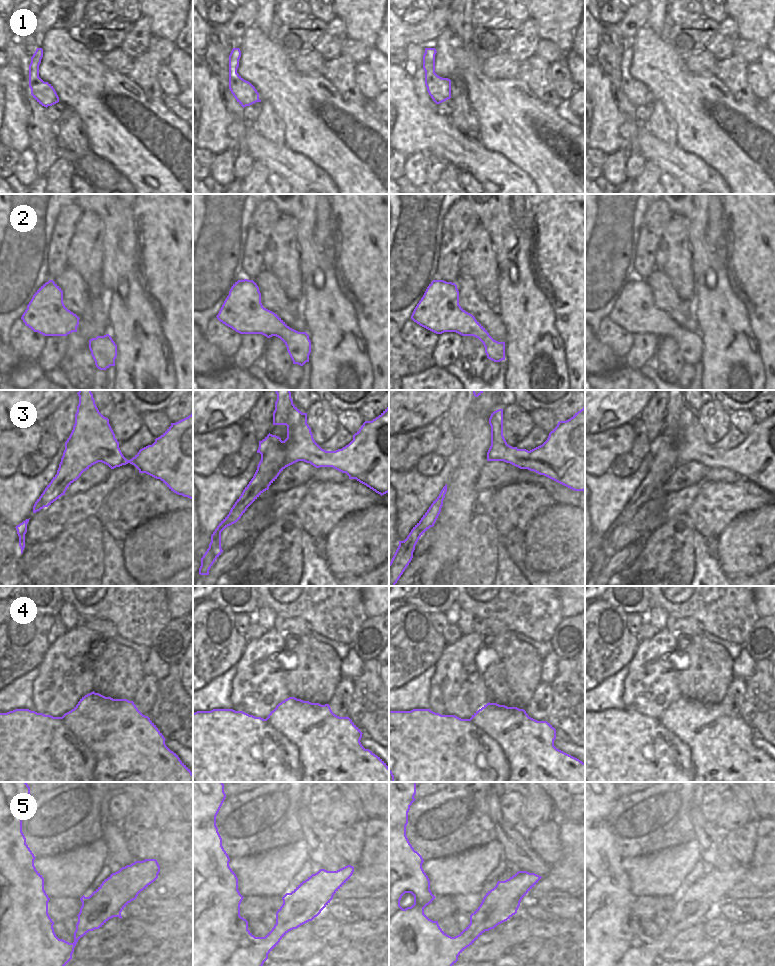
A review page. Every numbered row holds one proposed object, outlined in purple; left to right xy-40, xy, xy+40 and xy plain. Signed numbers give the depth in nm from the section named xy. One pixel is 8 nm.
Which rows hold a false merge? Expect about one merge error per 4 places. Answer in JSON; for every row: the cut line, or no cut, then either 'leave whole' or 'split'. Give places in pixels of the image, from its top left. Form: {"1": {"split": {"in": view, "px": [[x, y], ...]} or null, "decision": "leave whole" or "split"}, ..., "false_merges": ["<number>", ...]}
{"1": {"split": null, "decision": "leave whole"}, "2": {"split": null, "decision": "leave whole"}, "3": {"split": null, "decision": "leave whole"}, "4": {"split": {"in": "xy-40", "px": [[61, 717], [62, 721], [93, 752], [95, 756], [96, 781]]}, "decision": "split"}, "5": {"split": null, "decision": "leave whole"}, "false_merges": ["4"]}

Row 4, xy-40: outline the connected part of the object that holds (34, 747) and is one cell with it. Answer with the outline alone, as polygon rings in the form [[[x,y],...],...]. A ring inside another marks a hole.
[[[29,709],[0,713],[0,782],[96,782],[96,756],[92,749],[64,724],[62,717],[53,717]]]

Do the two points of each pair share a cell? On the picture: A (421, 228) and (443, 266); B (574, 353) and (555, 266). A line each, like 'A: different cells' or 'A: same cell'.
A: different cells
B: same cell

